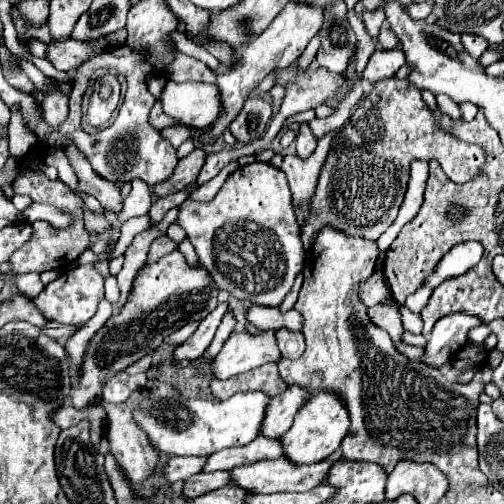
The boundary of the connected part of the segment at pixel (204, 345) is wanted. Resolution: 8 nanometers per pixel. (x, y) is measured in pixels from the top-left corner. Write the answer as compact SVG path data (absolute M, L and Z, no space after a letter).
M218 303L218 307L212 313L208 313L206 319L200 321L200 327L196 329L196 333L174 349L174 359L190 359L190 361L198 359L212 343L212 337L226 313L226 307L228 307L226 303Z

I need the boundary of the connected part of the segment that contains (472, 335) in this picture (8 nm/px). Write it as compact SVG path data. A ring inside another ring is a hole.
M485 324L475 327L468 332L466 343L481 344L490 333L490 328Z

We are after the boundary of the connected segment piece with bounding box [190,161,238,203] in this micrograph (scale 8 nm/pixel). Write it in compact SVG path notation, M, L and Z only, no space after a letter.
M230 161L230 163L228 163L228 165L226 165L226 167L224 167L224 169L222 169L214 179L212 179L212 181L208 181L208 183L202 185L200 189L193 191L190 197L196 199L196 201L204 201L204 203L210 201L210 199L214 199L214 195L216 195L216 193L220 191L220 187L224 185L226 177L228 177L236 167L238 167L238 163L236 163L236 161Z

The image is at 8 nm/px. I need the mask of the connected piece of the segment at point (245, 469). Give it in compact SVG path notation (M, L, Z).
M286 457L274 461L256 461L230 471L234 485L248 493L282 493L306 491L324 481L332 461L318 465L290 465Z

